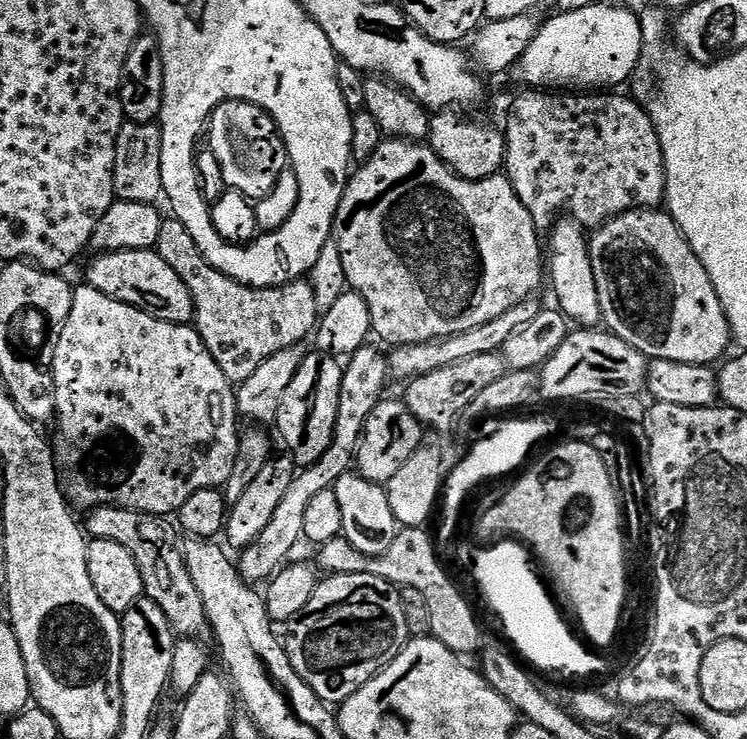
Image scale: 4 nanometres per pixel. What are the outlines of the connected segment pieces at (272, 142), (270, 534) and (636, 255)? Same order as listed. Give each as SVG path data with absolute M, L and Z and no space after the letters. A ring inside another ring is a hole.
M224 94L212 108L208 108L208 118L202 120L202 130L198 130L195 137L206 144L208 154L194 154L192 160L192 176L196 176L196 196L200 196L200 204L204 204L204 208L212 206L214 200L222 194L238 196L238 180L244 174L250 174L254 162L278 162L280 166L282 162L294 164L288 135L274 132L272 122L258 110L258 106L260 100ZM278 142L280 154L268 154L268 150L272 150ZM236 146L242 146L238 148L240 152L236 152Z
M373 346L359 348L351 353L349 364L344 368L344 377L340 387L340 401L338 402L338 420L336 421L336 433L332 444L322 454L319 462L307 465L301 469L278 506L277 513L270 520L270 525L262 530L262 534L252 544L241 551L238 567L240 575L249 583L258 584L271 579L289 559L288 554L293 550L297 542L303 539L306 507L311 498L320 494L327 488L335 489L336 480L342 478L353 467L356 455L356 446L360 443L360 433L364 430L364 419L379 404L384 392L384 372L386 376L386 360Z
M636 208L633 212L623 212L621 216L607 220L591 233L588 253L594 266L594 282L598 282L598 302L602 306L607 331L637 348L649 361L669 360L712 366L716 359L719 361L725 355L723 352L728 344L730 348L728 316L714 290L714 282L698 254L694 254L676 219L667 211Z

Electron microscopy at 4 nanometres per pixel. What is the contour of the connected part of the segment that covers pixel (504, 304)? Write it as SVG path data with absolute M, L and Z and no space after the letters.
M385 139L384 143L378 146L378 150L374 150L372 157L363 161L349 175L342 202L336 211L334 236L340 241L342 266L346 269L349 289L366 298L366 306L370 306L373 333L377 337L380 335L388 346L421 344L442 336L474 330L474 326L486 326L486 322L494 322L498 314L506 314L506 310L518 306L523 300L535 297L540 283L545 283L546 280L546 256L542 251L541 233L534 226L526 206L522 206L507 175L497 174L485 180L464 180L458 173L451 172L438 158L438 154L434 154L432 148L411 140Z

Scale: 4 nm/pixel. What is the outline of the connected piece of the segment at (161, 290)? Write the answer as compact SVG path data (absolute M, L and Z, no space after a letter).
M122 250L121 252L102 252L88 268L87 287L97 288L118 302L143 308L154 318L171 324L191 325L196 315L196 303L192 300L186 282L178 276L174 266L166 262L159 252L142 250Z

